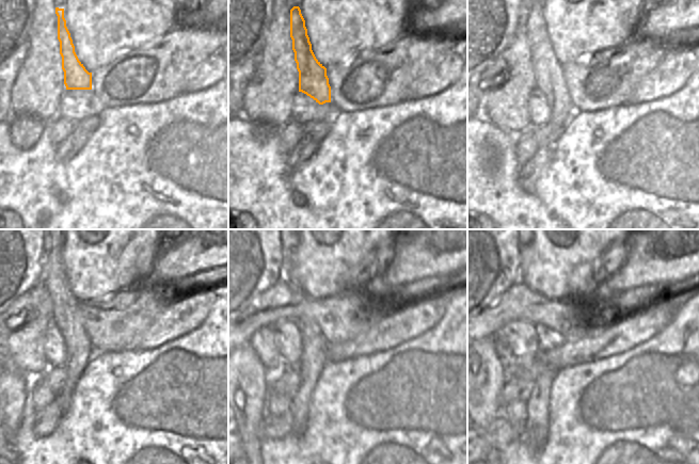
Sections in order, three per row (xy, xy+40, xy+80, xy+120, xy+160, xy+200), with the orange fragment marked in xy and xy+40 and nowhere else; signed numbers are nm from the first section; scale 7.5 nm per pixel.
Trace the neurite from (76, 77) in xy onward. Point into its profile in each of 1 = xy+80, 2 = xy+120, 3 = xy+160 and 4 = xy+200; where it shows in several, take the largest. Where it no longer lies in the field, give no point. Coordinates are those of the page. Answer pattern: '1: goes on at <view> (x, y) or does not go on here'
1: goes on at xy+80 (550, 79)
2: goes on at xy+120 (66, 315)
3: goes on at xy+160 (314, 357)
4: goes on at xy+200 (535, 434)

